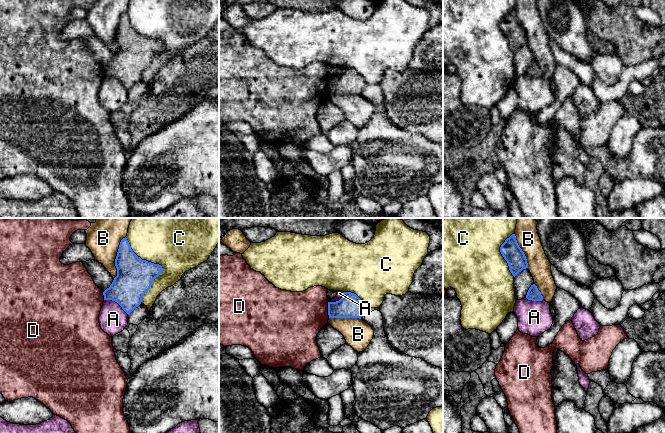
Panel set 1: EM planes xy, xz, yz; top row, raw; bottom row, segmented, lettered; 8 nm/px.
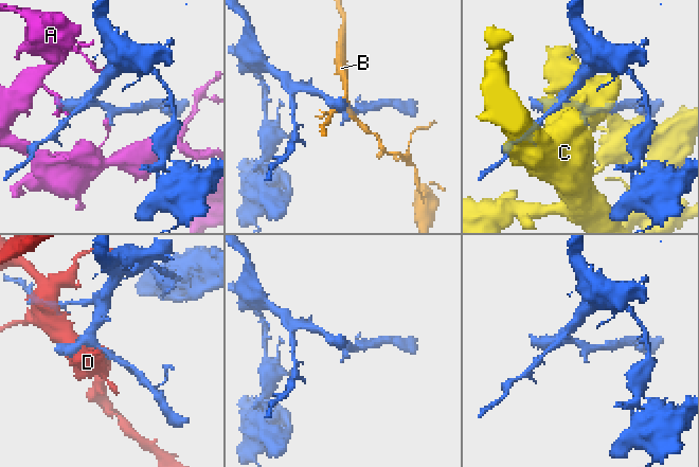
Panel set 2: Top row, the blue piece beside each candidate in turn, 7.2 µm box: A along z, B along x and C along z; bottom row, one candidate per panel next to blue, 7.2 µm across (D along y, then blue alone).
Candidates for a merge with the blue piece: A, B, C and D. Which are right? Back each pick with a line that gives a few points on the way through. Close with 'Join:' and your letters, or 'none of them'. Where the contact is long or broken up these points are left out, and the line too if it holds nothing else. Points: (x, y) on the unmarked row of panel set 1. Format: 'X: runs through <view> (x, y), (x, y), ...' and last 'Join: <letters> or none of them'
Join: none of them

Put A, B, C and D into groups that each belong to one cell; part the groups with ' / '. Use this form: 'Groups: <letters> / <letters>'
Groups: A / B / C / D

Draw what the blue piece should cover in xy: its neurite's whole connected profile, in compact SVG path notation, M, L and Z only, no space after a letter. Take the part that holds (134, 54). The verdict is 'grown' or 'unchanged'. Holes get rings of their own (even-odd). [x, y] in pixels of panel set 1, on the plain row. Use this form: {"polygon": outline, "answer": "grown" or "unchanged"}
{"polygon": "M127 16L120 18L115 35L117 52L104 68L104 76L117 78L129 91L142 78L143 71L150 65L153 56L163 44L138 33Z", "answer": "unchanged"}

